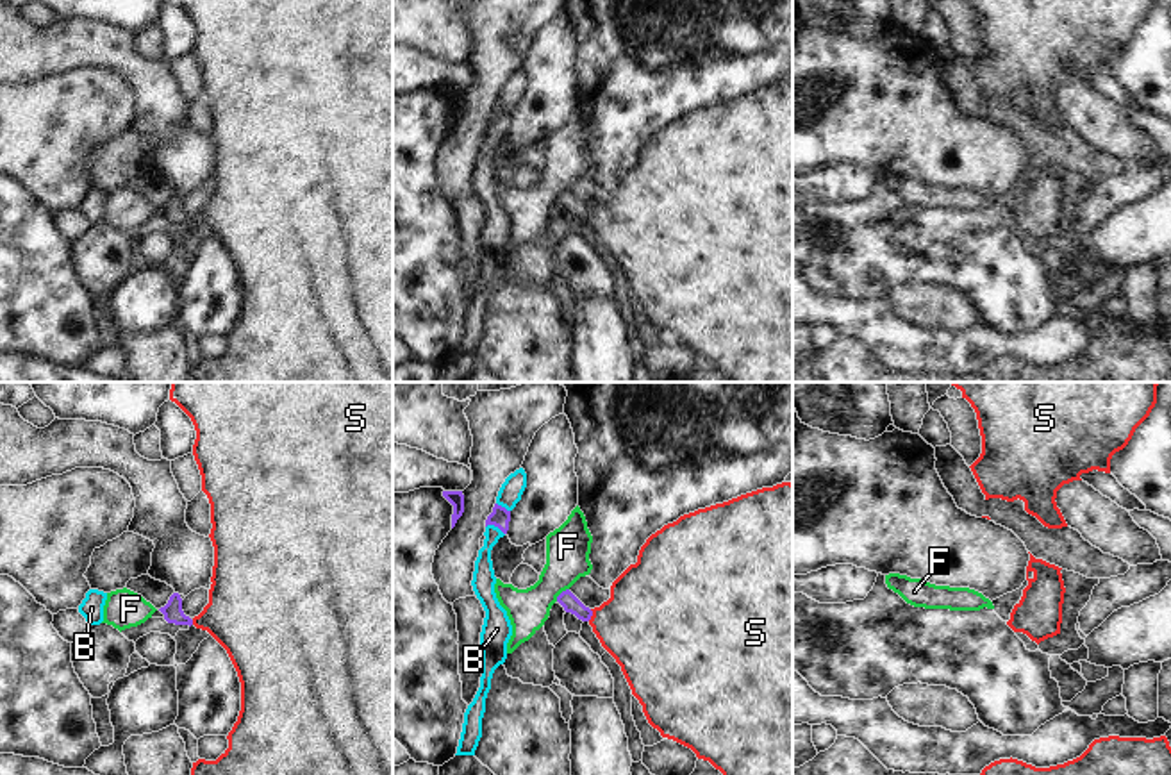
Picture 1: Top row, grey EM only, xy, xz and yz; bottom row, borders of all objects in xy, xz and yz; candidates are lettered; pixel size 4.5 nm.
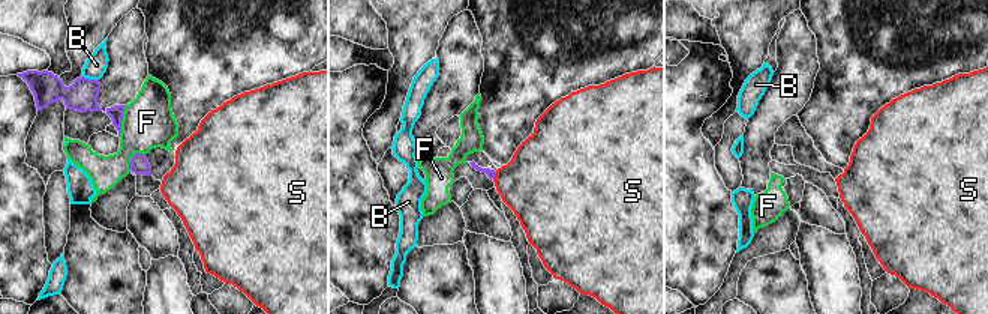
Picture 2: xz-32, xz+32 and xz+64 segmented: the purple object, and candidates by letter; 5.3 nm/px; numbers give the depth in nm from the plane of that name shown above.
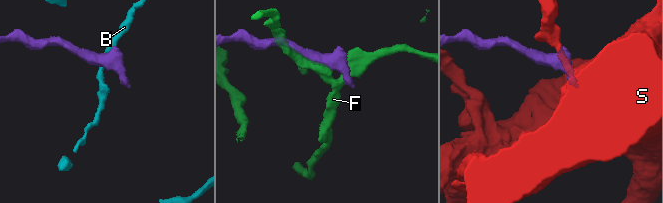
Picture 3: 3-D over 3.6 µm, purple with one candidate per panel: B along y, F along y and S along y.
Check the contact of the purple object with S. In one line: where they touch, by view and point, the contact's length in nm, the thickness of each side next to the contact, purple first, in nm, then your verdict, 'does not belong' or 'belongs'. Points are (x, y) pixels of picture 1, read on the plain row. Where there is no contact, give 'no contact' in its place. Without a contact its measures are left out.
xz (591, 215) | 60 nm | 80/400 nm | belongs

